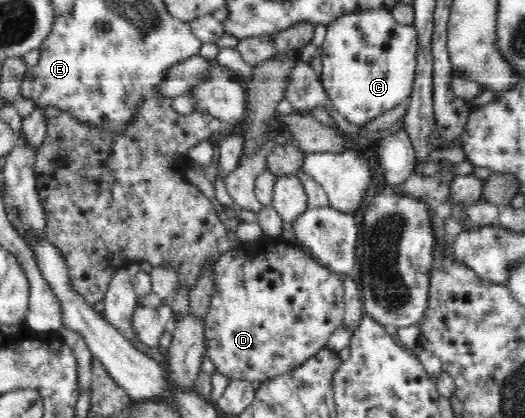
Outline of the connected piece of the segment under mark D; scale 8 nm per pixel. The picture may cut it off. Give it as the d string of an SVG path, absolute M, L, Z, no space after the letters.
M262 236L249 243L237 242L213 267L213 293L204 326L206 356L229 381L271 381L290 372L327 348L335 330L344 324L344 277L321 266L301 246Z

